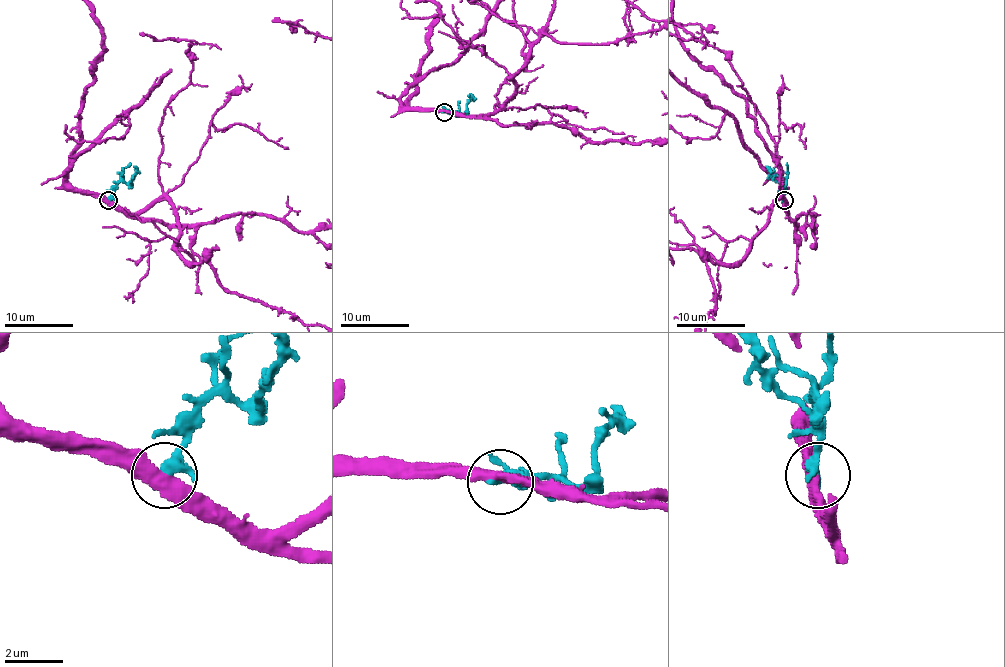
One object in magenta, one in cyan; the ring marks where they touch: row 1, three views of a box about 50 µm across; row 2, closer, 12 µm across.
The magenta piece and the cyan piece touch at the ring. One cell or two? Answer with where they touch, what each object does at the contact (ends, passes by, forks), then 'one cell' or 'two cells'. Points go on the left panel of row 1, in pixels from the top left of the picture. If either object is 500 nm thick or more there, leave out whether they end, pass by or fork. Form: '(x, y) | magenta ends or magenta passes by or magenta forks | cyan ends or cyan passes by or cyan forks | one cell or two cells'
(108, 200) | magenta passes by | cyan ends | two cells

